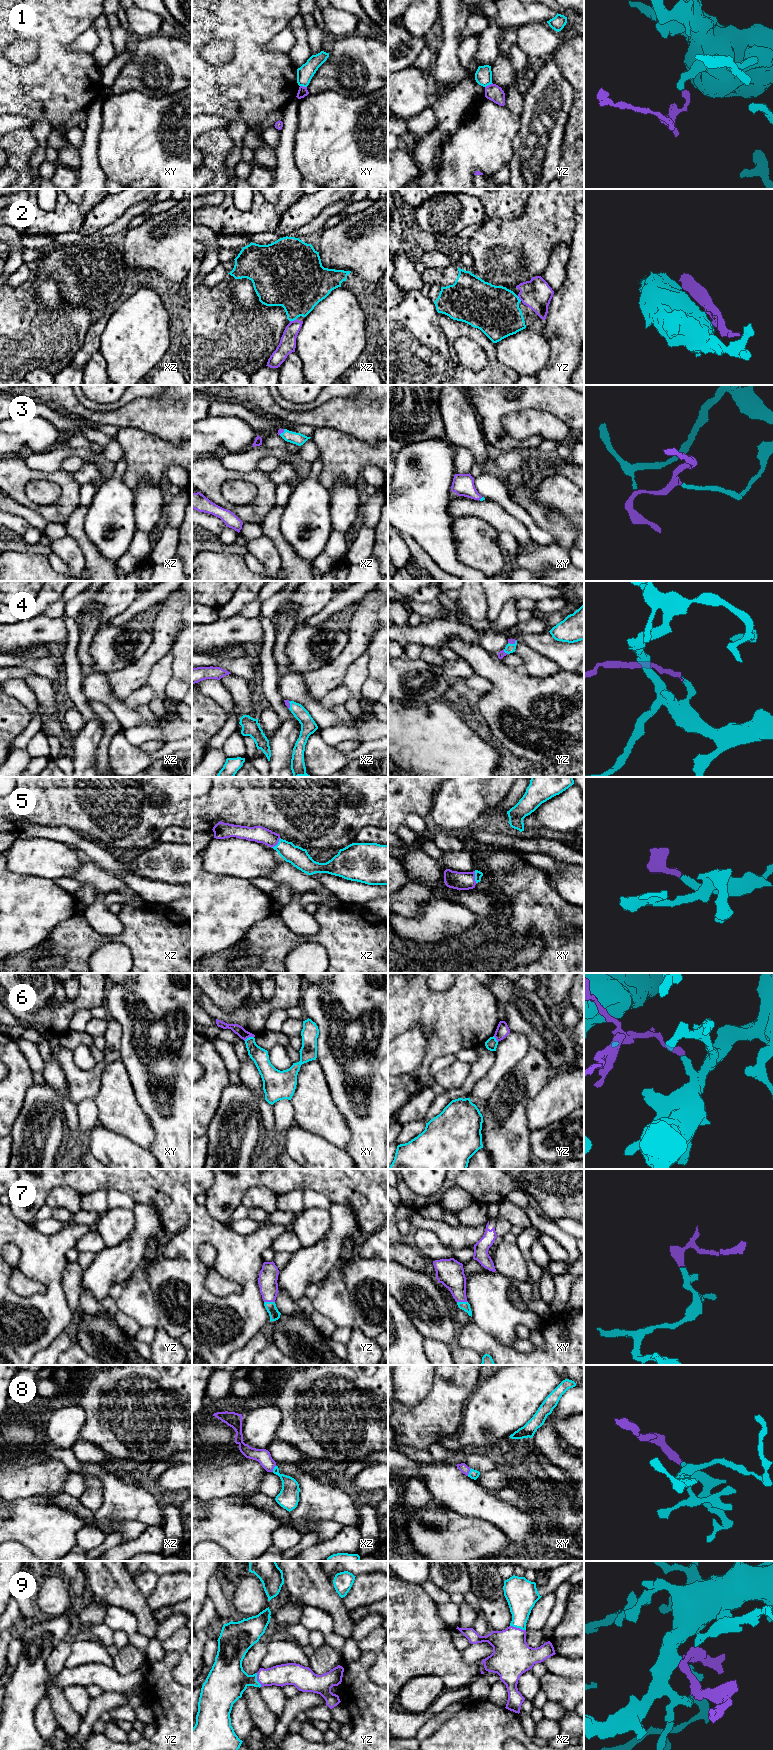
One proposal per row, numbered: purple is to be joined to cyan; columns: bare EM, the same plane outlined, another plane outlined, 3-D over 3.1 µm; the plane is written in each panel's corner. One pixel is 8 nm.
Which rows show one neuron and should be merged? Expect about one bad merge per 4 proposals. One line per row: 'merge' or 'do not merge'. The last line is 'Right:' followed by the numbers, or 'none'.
1: do not merge
2: do not merge
3: merge
4: merge
5: merge
6: do not merge
7: merge
8: merge
9: merge
Right: 3, 4, 5, 7, 8, 9

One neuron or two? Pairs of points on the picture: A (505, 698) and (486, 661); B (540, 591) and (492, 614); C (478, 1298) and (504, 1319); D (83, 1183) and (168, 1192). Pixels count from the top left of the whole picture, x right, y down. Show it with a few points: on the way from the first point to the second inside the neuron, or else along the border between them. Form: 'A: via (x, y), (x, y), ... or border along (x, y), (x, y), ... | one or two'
A: via (505, 689), (505, 681), (494, 670) | one
B: via (527, 591), (509, 591), (499, 601) | one
C: via (484, 1301), (498, 1315) | one
D: via (104, 1179), (147, 1179) | one

